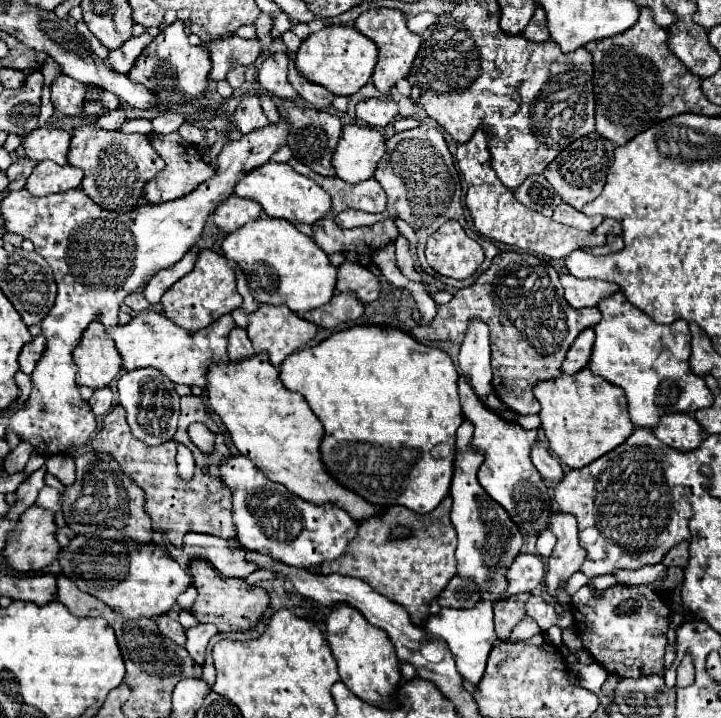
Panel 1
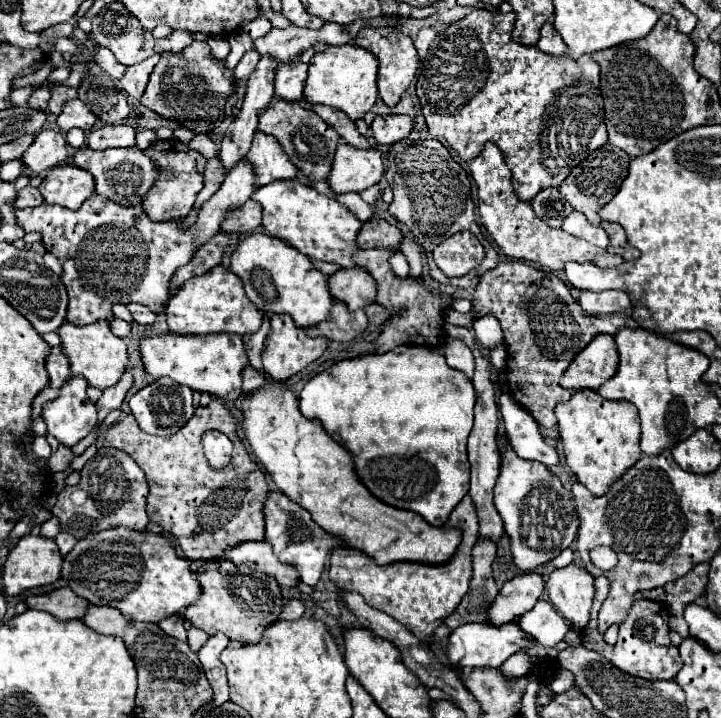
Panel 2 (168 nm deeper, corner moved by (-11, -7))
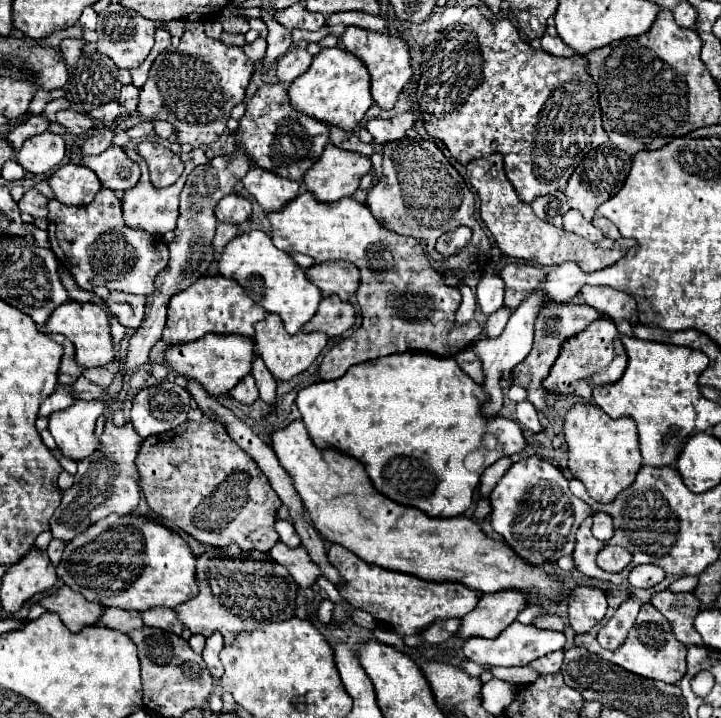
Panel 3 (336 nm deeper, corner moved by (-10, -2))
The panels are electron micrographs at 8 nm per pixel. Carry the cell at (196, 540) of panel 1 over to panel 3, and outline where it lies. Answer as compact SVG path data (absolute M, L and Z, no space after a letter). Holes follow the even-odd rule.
M275 543L269 549L269 555L275 563L283 565L291 577L295 579L295 583L299 587L311 587L315 583L315 579L319 577L319 569L315 567L315 563L311 563L307 551L303 551L303 547L297 549L287 549L283 543Z

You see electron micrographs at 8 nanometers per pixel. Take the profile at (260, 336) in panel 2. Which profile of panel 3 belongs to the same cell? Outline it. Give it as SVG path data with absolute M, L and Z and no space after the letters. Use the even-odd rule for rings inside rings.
M255 355L255 359L253 359L253 371L251 373L253 373L255 381L257 381L259 397L263 401L267 401L269 405L273 405L275 403L275 387L277 387L277 383L275 383L275 377L267 371L261 355Z

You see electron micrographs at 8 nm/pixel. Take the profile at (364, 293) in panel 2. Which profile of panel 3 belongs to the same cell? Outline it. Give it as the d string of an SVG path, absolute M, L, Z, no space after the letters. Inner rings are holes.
M349 261L315 263L307 277L321 289L323 297L339 295L343 301L349 301L359 287L359 269Z

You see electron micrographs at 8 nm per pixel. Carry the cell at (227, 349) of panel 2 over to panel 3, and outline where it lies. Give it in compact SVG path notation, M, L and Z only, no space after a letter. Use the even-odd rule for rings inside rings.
M205 335L191 343L181 343L165 349L165 363L177 377L185 377L189 381L197 381L209 395L225 395L229 393L249 371L255 347L253 339L239 335Z

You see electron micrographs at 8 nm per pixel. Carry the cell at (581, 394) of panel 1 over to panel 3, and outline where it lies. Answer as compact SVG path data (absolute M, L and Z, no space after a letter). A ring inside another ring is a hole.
M575 403L567 415L563 425L563 435L567 441L569 453L569 471L575 479L583 481L591 499L599 503L609 503L619 491L627 489L639 467L643 465L639 455L637 441L637 425L631 417L611 419L601 407L589 403Z

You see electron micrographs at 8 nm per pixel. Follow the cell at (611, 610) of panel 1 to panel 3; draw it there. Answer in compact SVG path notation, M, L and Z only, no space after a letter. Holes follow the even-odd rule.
M645 603L637 615L635 625L631 627L625 643L615 651L606 651L597 643L597 634L613 613L614 609L608 609L605 617L591 631L587 631L587 635L575 635L575 645L587 647L591 653L597 653L601 659L607 659L635 675L643 675L647 679L659 679L665 683L677 683L685 671L687 647L675 639L669 621L651 603Z

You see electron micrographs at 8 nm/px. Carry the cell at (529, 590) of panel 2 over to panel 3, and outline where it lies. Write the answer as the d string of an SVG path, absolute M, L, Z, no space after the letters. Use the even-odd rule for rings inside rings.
M517 589L485 593L477 607L467 617L463 617L457 637L497 637L507 625L511 625L511 621L517 619L525 605L527 599Z

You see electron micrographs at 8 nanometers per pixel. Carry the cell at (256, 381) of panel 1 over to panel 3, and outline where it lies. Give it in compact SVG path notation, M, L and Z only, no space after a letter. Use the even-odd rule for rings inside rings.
M295 419L287 427L271 433L271 445L281 467L291 475L293 487L301 497L305 511L309 513L309 519L313 521L315 529L331 543L339 543L347 547L367 563L391 567L393 571L397 569L411 571L411 575L419 575L421 579L459 579L459 583L467 583L467 587L481 593L495 593L501 589L519 589L519 591L531 589L531 593L537 593L537 595L547 595L551 599L559 597L559 585L551 575L547 575L539 567L531 567L529 563L523 563L523 559L519 559L511 551L511 547L489 539L481 531L479 523L475 523L473 519L467 519L463 515L451 517L451 519L433 519L415 507L399 505L387 499L385 495L381 495L379 491L375 491L371 479L367 477L363 465L357 459L333 447L319 449L311 441L301 419Z

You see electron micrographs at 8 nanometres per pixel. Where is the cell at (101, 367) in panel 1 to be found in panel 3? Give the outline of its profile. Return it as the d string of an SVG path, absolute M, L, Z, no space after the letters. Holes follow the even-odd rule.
M67 301L67 303L63 303L63 307L57 307L53 311L53 315L47 321L47 325L43 327L43 331L45 329L47 329L47 333L63 333L75 345L75 361L83 369L107 367L109 363L115 361L115 345L113 345L113 337L109 331L109 317L97 305L89 305L89 303L83 305L77 301Z

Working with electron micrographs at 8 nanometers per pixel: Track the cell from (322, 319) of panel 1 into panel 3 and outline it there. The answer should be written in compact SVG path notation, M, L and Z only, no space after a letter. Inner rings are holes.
M337 295L323 297L317 313L305 323L303 331L323 331L329 337L341 337L355 323L355 309L349 301L341 301Z

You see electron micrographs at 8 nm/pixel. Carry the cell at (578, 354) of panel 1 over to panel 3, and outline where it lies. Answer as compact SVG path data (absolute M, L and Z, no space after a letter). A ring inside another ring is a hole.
M599 319L575 335L575 339L567 339L567 343L563 343L563 351L559 353L555 367L551 367L551 375L543 381L543 387L549 391L559 391L561 395L579 395L583 399L591 399L591 391L597 385L615 383L615 379L621 379L625 367L627 355L615 323L609 319Z

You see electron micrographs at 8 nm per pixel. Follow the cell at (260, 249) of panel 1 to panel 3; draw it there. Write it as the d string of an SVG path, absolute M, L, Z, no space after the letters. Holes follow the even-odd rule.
M249 231L231 239L221 253L219 273L223 277L235 279L245 289L245 293L265 311L277 313L283 319L287 333L291 335L301 331L301 327L315 315L323 299L321 291L315 289L315 285L307 279L305 269L301 269L289 253L277 249L271 237L263 231Z

